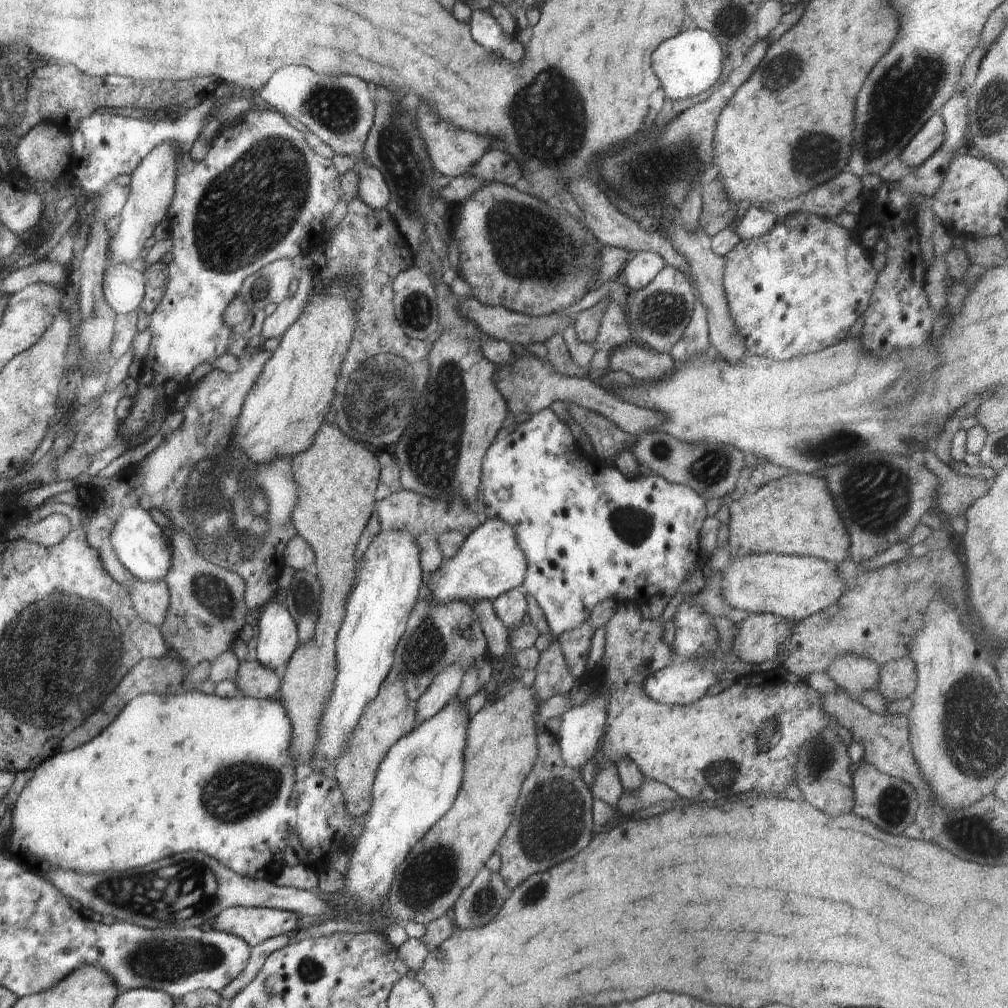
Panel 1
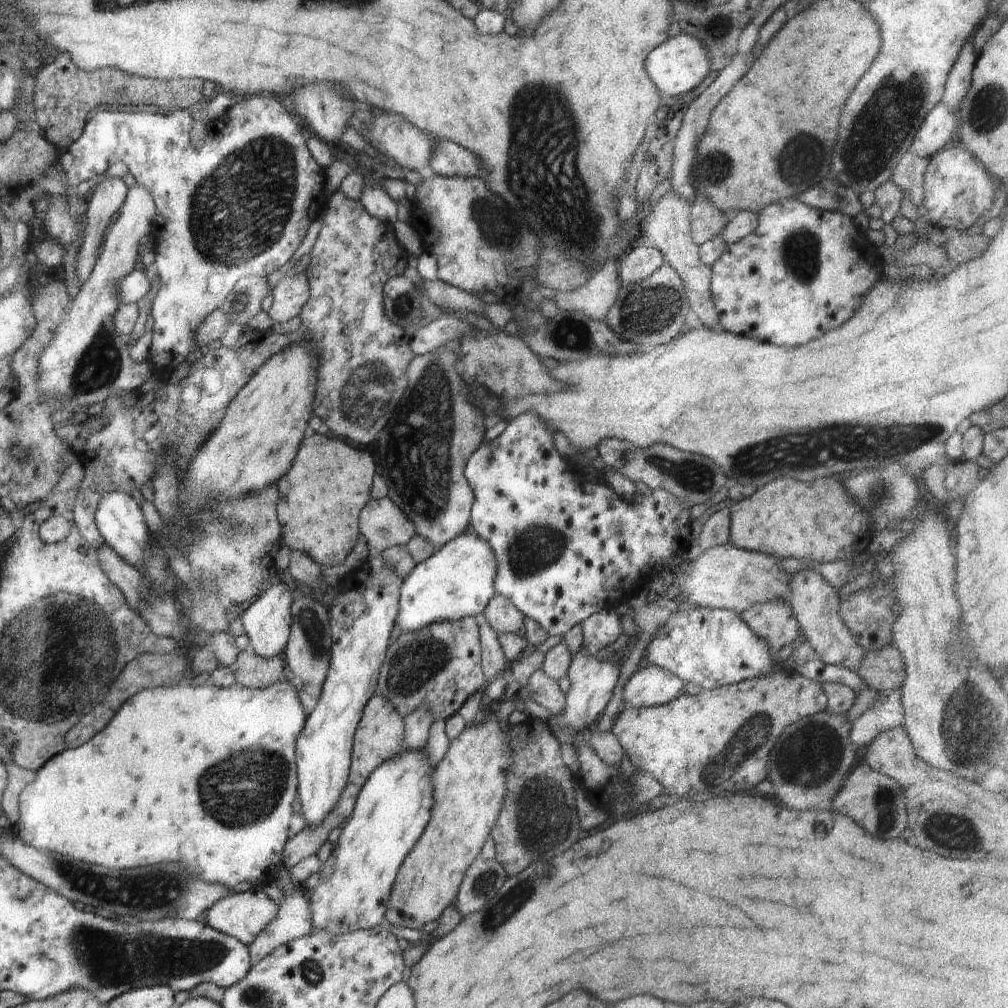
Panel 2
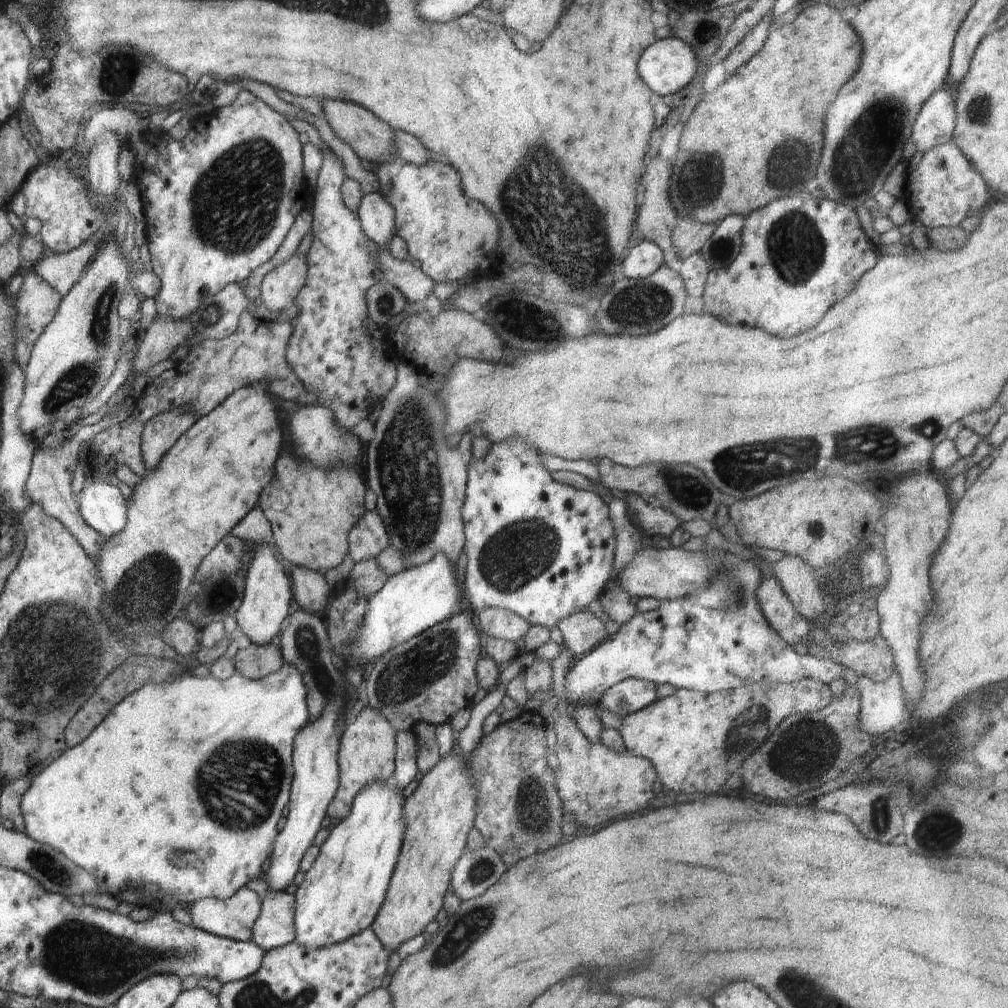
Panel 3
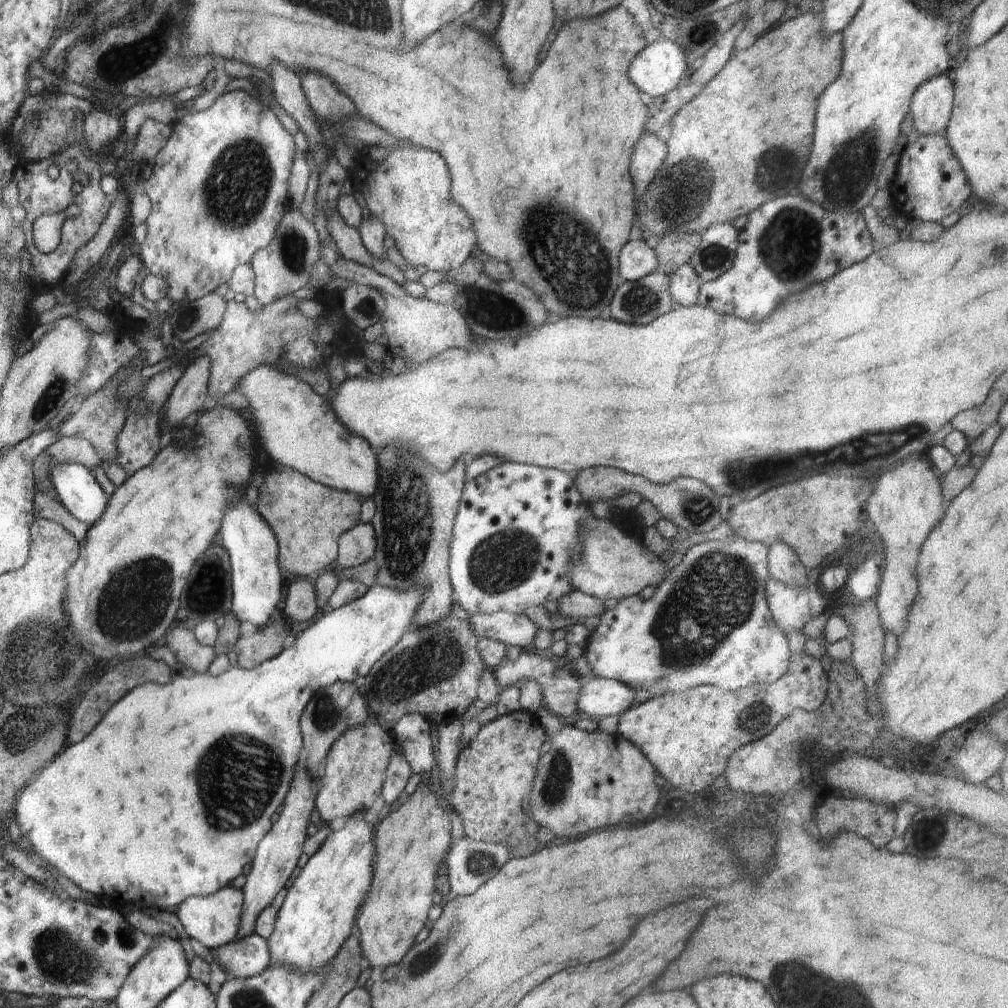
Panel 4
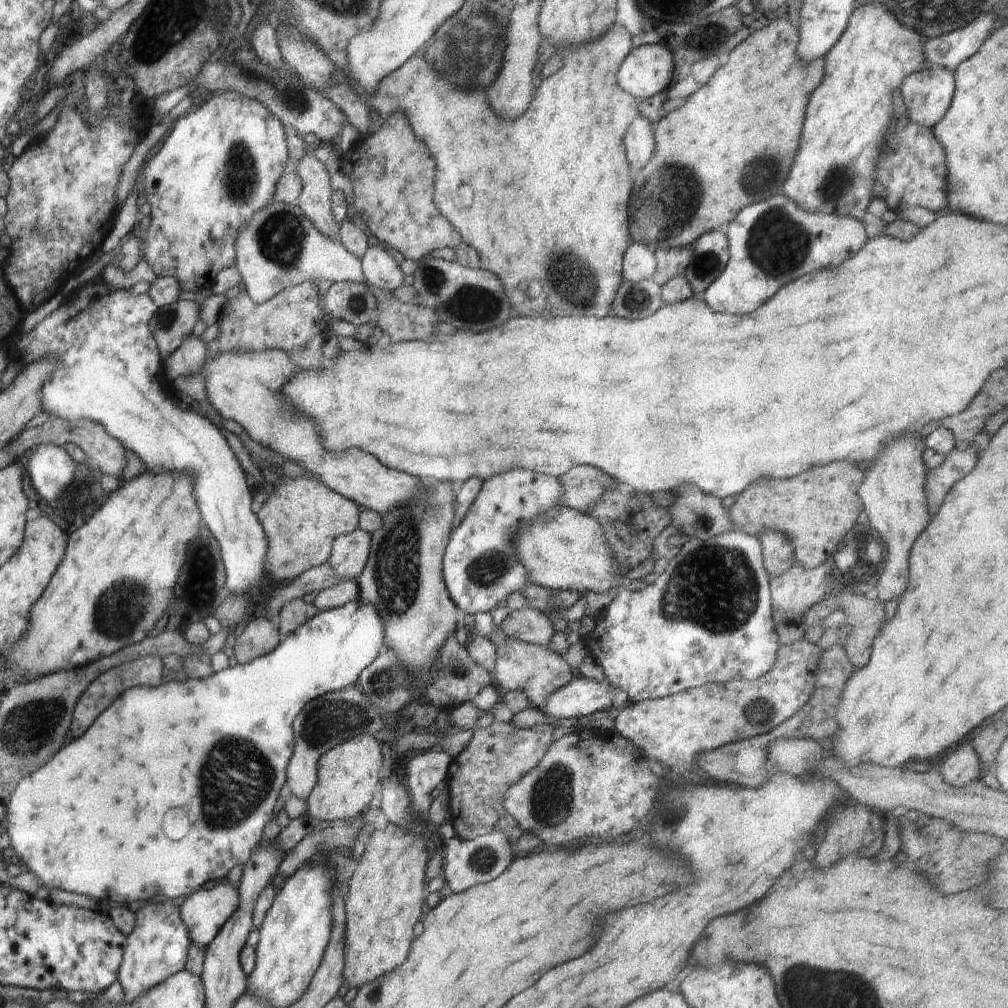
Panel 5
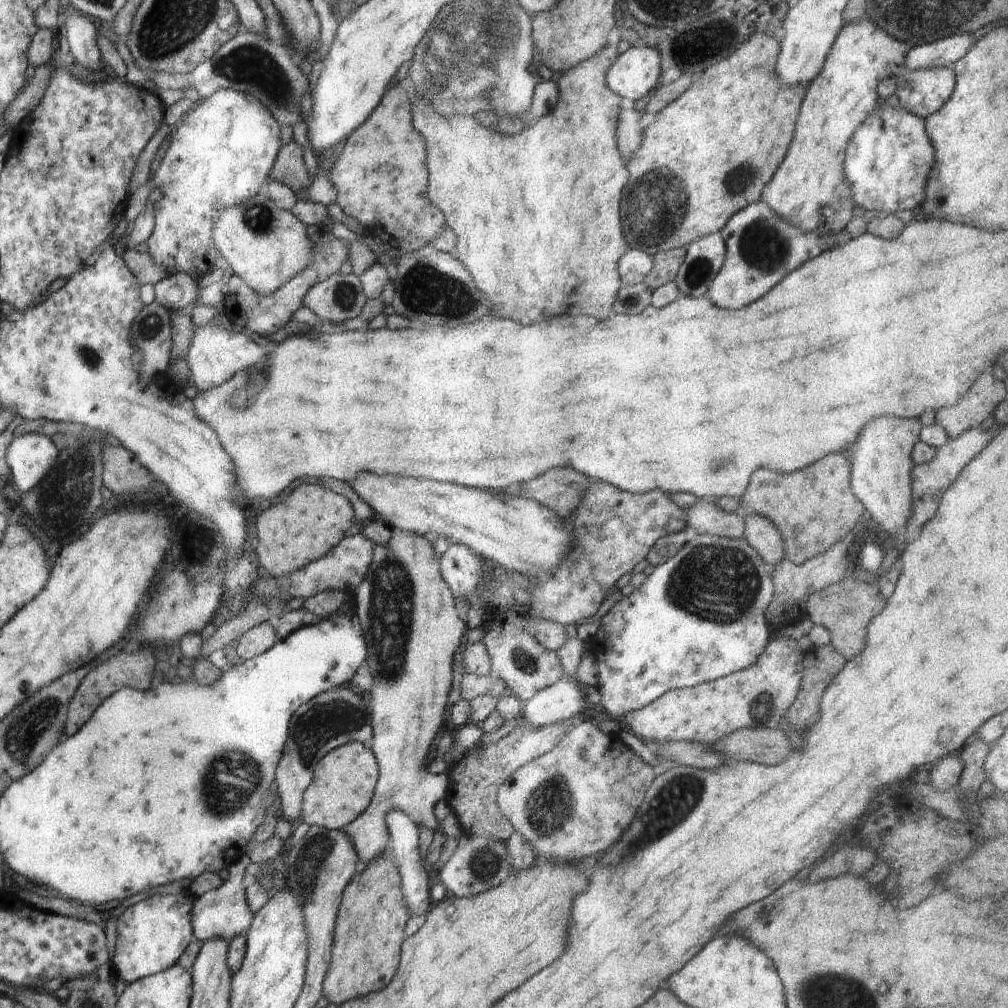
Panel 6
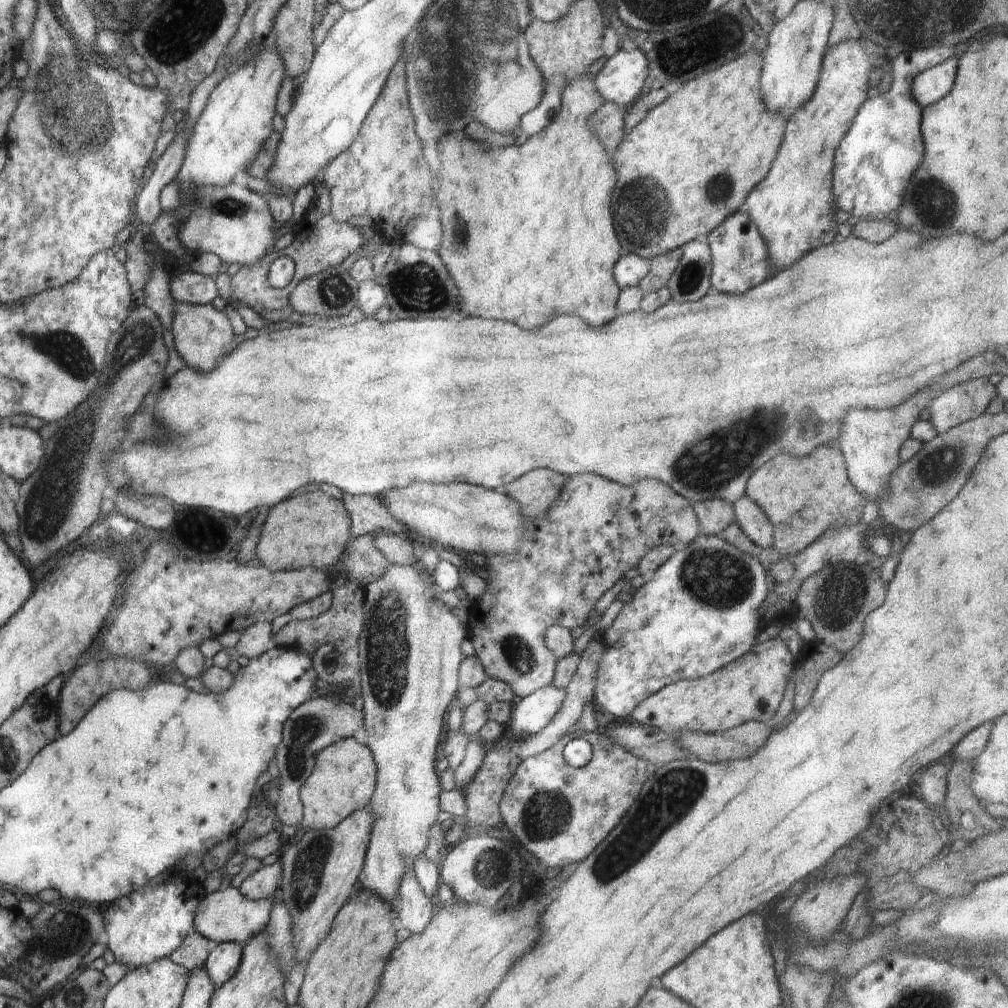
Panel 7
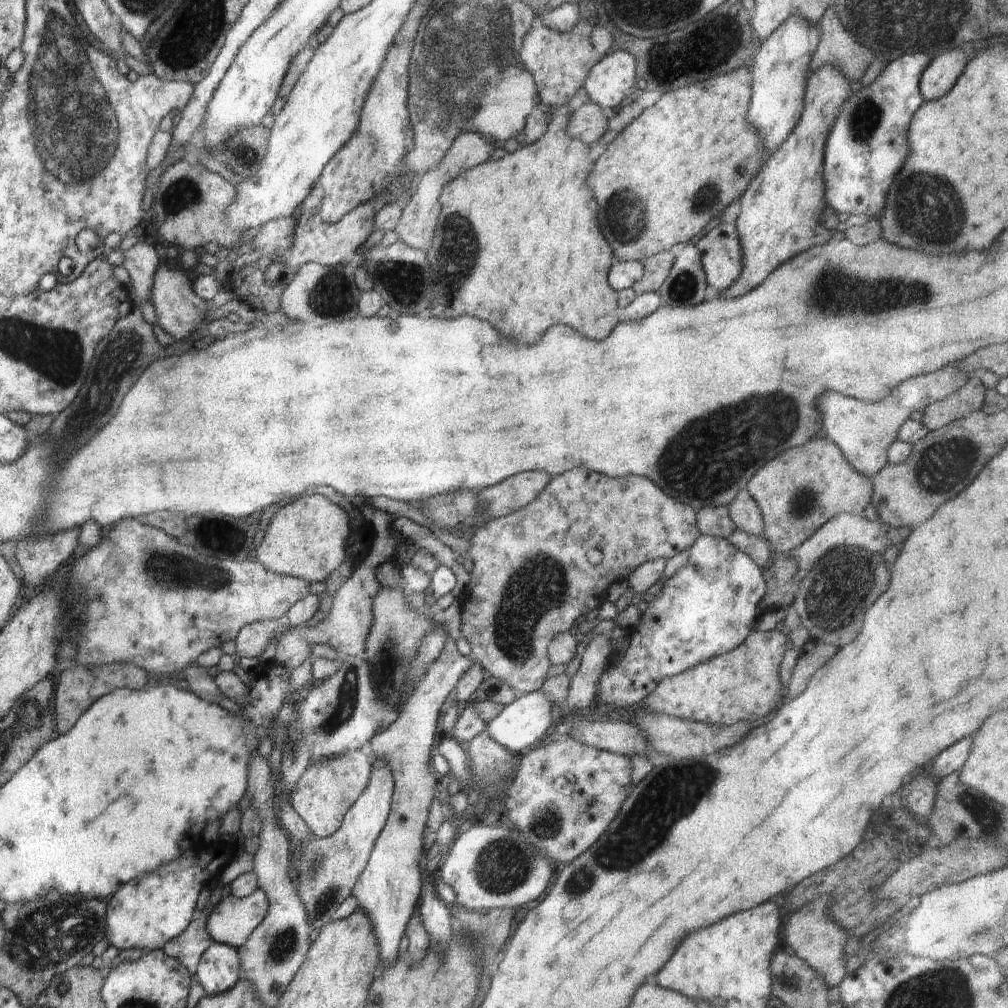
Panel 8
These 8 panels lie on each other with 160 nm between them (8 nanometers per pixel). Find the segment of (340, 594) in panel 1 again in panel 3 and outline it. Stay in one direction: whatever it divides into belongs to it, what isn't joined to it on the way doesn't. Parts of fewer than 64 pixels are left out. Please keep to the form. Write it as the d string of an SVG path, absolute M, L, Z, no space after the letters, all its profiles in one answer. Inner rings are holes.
M290 448L276 462L276 476L278 478L274 478L274 486L282 486L282 494L286 494L286 506L263 503L264 515L270 522L276 542L276 552L294 566L324 575L348 555L348 534L366 510L366 484L352 468L310 466L306 458L296 456Z

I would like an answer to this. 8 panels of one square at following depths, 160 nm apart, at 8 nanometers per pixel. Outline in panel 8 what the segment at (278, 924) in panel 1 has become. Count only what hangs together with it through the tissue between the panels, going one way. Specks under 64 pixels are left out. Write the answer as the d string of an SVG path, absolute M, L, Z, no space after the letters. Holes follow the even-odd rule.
M260 887L247 897L234 894L222 897L208 915L207 931L214 942L237 949L264 920L268 907L266 893Z

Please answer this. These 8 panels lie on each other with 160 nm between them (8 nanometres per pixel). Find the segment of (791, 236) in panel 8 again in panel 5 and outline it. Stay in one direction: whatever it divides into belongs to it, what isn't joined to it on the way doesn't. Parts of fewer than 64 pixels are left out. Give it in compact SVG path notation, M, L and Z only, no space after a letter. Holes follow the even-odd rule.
M857 4L849 18L846 30L825 54L825 77L818 90L810 96L800 148L782 192L805 211L830 213L860 219L873 200L873 181L877 160L889 127L895 123L892 94L909 75L926 68L922 34L904 26L882 4Z

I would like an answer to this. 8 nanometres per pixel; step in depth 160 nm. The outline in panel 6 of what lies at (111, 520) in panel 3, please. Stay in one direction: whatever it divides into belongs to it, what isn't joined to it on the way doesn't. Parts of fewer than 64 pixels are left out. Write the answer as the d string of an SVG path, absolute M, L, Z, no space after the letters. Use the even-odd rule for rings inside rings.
M25 434L14 437L7 450L7 463L18 490L28 492L55 468L59 451L50 437Z

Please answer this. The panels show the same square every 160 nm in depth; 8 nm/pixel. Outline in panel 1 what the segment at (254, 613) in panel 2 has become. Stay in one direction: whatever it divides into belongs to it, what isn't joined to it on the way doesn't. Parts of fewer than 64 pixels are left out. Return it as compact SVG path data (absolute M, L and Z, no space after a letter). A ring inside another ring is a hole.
M270 600L259 617L260 633L253 658L281 673L300 644L296 621L286 607L275 601Z

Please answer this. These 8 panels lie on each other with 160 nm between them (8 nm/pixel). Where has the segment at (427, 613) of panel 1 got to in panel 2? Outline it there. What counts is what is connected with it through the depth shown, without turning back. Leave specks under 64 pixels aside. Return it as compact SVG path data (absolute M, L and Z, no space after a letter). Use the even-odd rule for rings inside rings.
M466 617L452 622L434 622L424 629L416 632L402 632L398 636L398 642L390 642L390 650L386 652L386 662L378 674L378 683L376 684L375 695L381 694L392 704L398 715L405 717L409 710L414 710L420 706L428 706L435 719L448 719L466 703L467 699L474 693L484 691L487 686L486 678L482 674L482 658L480 648L480 634L476 620L473 617ZM441 671L448 672L446 680L454 686L444 686L444 674Z

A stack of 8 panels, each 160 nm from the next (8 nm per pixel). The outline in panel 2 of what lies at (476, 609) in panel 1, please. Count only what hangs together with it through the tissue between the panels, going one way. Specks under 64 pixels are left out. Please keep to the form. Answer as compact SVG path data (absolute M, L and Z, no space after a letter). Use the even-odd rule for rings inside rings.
M478 614L473 618L476 620L480 634L482 674L486 682L490 683L506 670L507 660L498 644L499 634L490 628L483 614Z

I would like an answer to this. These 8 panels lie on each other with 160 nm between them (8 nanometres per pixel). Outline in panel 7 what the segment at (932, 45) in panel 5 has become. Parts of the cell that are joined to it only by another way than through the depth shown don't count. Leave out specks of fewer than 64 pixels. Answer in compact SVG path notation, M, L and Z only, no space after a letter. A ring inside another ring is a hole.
M937 46L891 55L894 78L891 90L883 95L871 93L835 150L833 193L835 203L844 212L859 219L869 214L875 218L901 208L903 194L924 158L922 108L909 94L909 86L917 74L942 64L961 49L962 46Z

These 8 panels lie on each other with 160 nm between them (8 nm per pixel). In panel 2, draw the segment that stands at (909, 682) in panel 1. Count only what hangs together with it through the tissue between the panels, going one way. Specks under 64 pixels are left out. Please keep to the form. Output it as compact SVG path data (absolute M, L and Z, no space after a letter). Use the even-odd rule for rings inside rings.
M893 643L878 650L866 650L856 674L874 691L901 687L906 678L902 656Z

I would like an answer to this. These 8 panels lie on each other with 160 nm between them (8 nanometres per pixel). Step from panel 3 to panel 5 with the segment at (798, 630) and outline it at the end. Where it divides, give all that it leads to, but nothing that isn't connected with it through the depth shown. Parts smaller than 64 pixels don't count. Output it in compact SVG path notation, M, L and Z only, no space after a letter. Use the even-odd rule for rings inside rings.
M827 558L824 566L820 565L807 569L802 566L794 565L780 576L775 577L769 575L772 621L774 622L774 608L776 608L776 610L780 610L780 612L784 612L784 614L790 614L790 618L794 620L794 622L790 622L790 624L803 625L808 610L817 602L822 601L820 594L826 592L826 590L832 590L833 585L836 584L836 576L834 576L834 578L832 577L832 570L836 570L834 560ZM824 578L828 579L828 582L824 582Z

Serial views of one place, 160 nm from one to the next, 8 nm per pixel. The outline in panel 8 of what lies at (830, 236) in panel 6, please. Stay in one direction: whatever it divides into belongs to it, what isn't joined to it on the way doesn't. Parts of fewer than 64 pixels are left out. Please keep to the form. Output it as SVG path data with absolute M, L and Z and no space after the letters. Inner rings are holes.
M736 200L722 212L719 222L696 242L708 285L721 292L731 286L742 270L743 250L735 225L739 212Z

